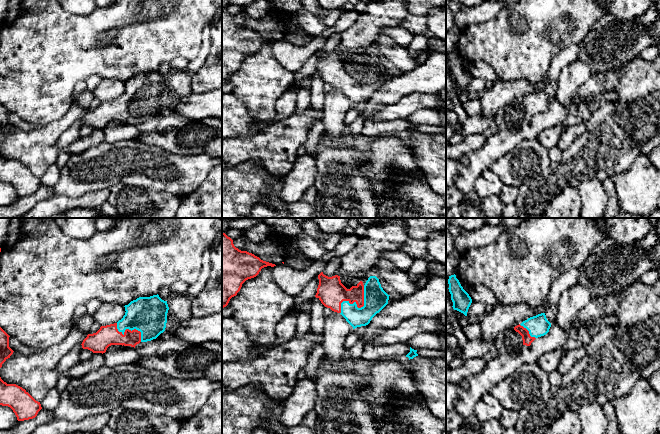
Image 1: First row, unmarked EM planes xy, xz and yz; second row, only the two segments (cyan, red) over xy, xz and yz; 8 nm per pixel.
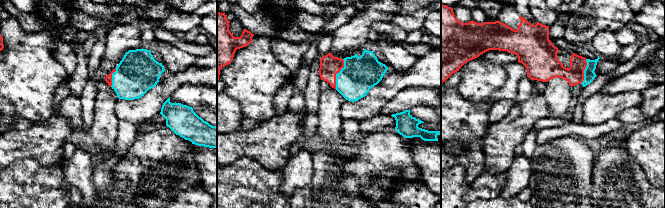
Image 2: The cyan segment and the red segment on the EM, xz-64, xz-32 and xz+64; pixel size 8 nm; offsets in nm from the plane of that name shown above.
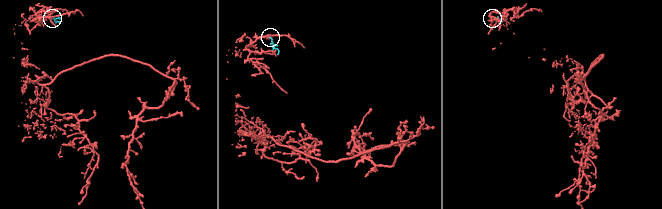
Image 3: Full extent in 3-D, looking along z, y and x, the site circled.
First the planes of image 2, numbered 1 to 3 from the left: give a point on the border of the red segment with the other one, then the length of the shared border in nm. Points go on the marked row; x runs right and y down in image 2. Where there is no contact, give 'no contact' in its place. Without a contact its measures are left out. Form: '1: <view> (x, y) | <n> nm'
1: xz-64 (112, 77) | 160 nm
2: xz-32 (336, 74) | 240 nm
3: xz+64 (584, 71) | 200 nm

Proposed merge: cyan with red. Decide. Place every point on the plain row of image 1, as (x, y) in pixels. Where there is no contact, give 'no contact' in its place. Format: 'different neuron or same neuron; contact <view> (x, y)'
same neuron; contact xz (356, 81)

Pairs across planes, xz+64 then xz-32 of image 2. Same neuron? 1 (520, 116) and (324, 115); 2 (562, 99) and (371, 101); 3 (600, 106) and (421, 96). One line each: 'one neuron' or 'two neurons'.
1: two neurons
2: two neurons
3: one neuron

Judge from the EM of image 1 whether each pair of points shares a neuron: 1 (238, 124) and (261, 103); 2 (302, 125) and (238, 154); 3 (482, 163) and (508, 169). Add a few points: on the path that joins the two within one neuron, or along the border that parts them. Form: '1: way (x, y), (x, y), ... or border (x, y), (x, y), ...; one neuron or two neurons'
1: border (235, 95), (244, 104), (248, 113), (263, 125); two neurons
2: way (286, 136), (276, 145), (254, 147); one neuron
3: border (511, 151), (499, 158), (490, 167); two neurons

